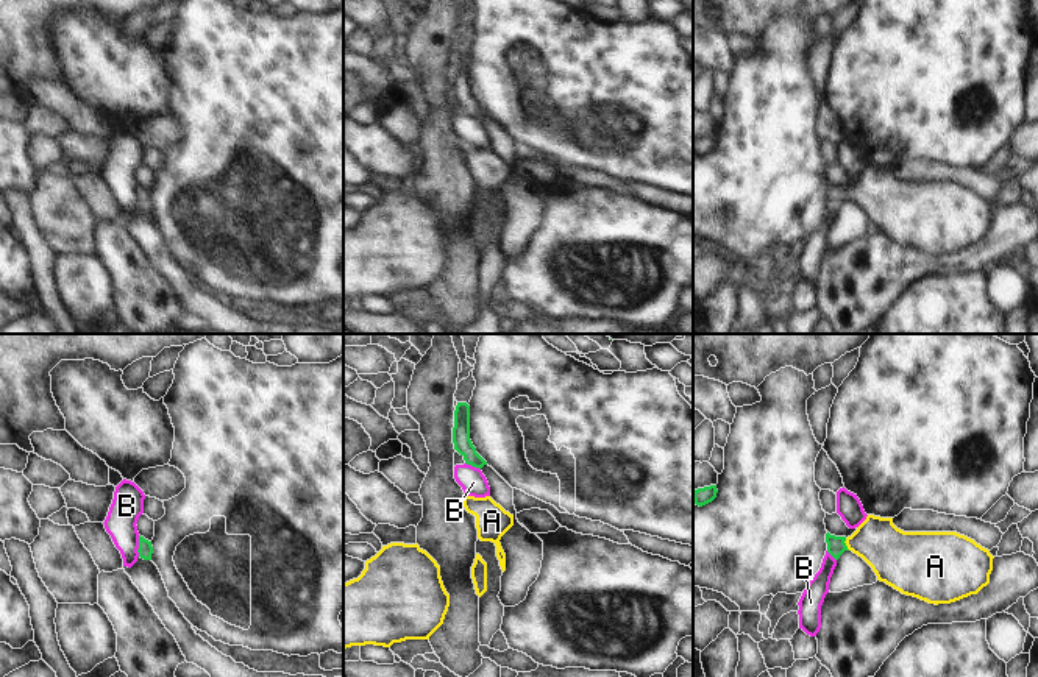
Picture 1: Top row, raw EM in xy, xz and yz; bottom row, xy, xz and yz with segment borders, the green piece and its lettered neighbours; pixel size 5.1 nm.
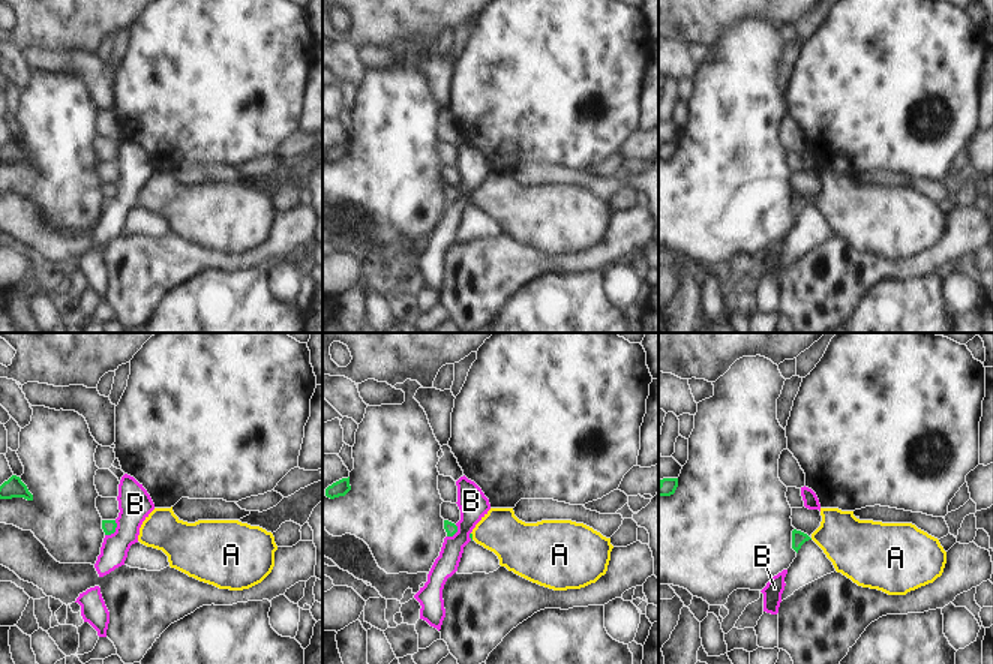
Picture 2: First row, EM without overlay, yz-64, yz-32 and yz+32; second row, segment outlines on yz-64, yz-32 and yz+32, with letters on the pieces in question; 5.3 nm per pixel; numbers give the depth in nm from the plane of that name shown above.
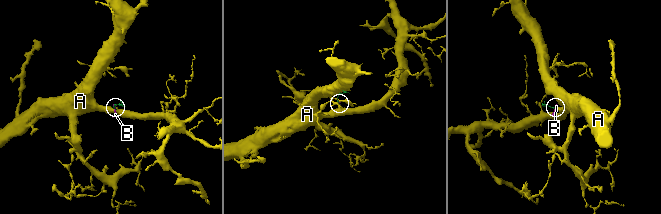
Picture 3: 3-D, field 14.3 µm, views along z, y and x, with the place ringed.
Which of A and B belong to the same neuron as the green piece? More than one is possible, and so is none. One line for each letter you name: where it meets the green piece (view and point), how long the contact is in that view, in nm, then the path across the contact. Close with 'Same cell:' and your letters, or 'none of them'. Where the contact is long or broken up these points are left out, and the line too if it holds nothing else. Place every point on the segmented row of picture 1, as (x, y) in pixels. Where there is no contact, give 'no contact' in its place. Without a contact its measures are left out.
A: yz (845, 545) | 70 nm | across yz (835, 545), (845, 545), (881, 545), (892, 552)
Same cell: A

